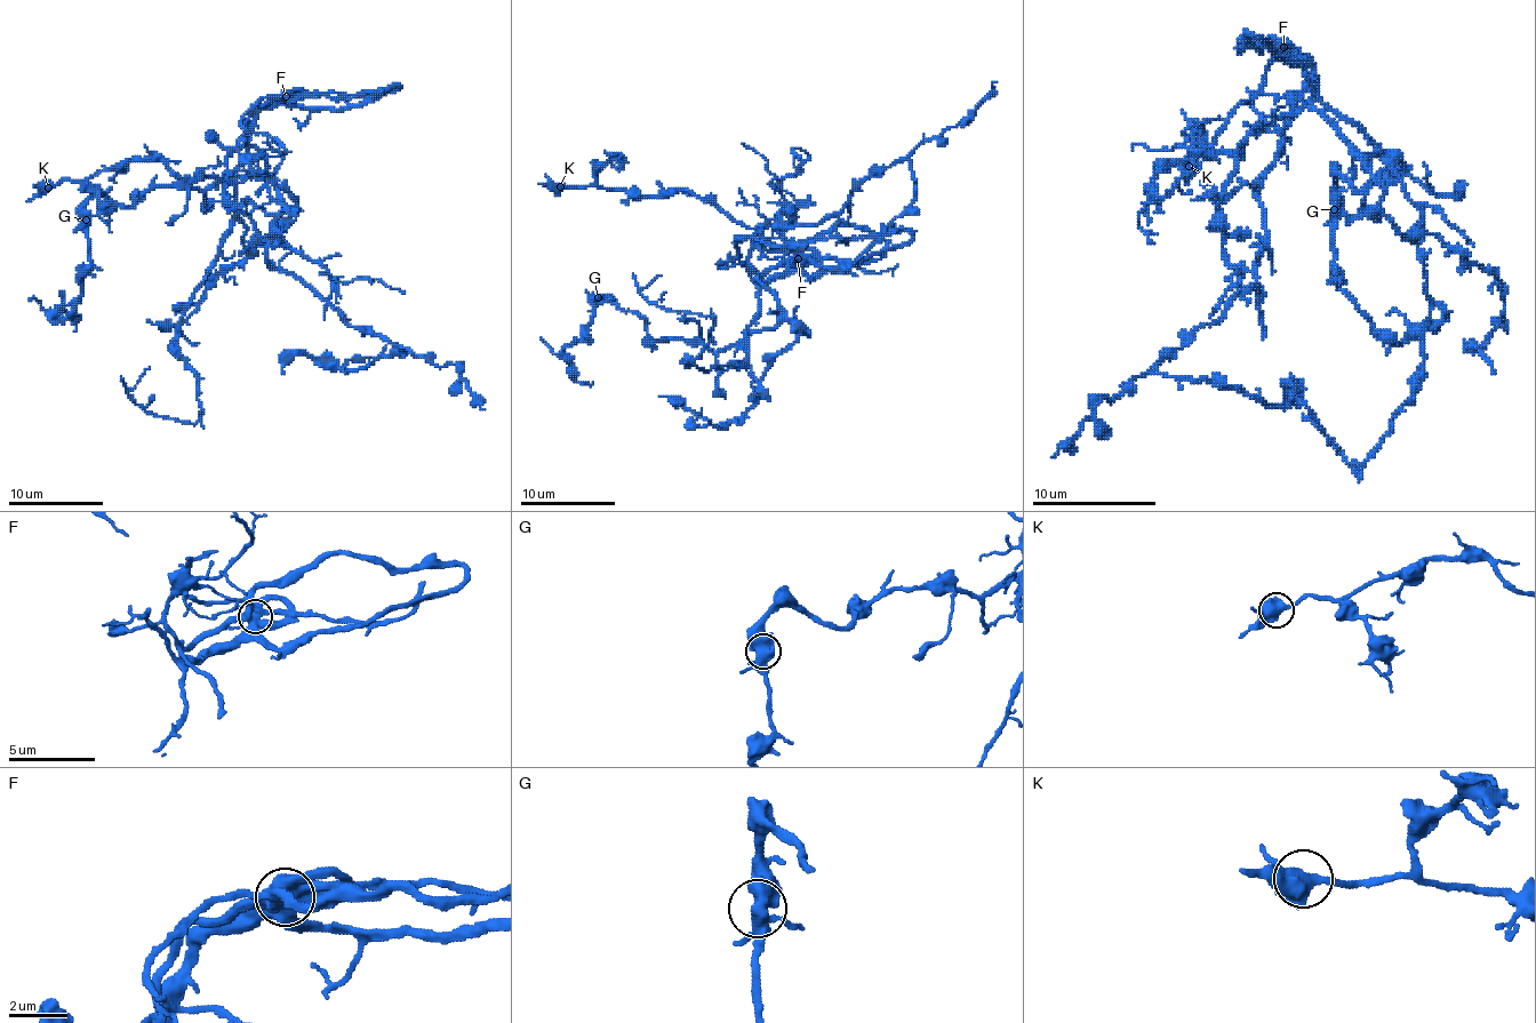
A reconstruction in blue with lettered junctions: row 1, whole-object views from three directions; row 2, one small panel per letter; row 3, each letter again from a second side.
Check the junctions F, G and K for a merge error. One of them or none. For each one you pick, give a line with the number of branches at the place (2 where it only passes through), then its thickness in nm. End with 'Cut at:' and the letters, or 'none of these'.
Cut at: none of these

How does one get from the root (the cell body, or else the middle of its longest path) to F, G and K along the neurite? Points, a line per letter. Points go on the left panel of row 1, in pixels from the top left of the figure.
F: (228, 168), (228, 154), (244, 130), (263, 109), (270, 109), (286, 97)
G: (228, 168), (244, 137), (246, 159), (223, 182), (149, 188), (130, 206), (93, 197), (86, 220)
K: (228, 168), (234, 149), (248, 175), (239, 182), (184, 180), (161, 159), (126, 159), (48, 188)

